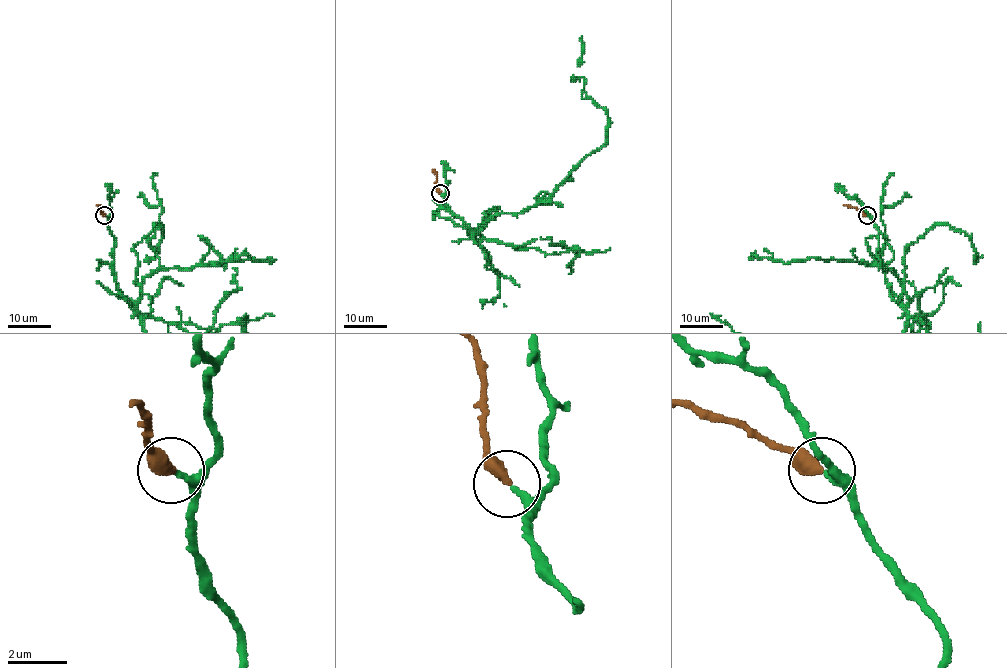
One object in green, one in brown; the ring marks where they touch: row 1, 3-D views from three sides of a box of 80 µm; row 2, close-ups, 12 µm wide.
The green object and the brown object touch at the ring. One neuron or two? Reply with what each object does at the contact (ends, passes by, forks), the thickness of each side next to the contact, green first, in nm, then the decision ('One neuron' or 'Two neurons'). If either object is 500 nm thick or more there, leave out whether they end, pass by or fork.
At the ring green passes by. At the ring brown ends. Thickness 170 nm (green) against 460 nm. One neuron

